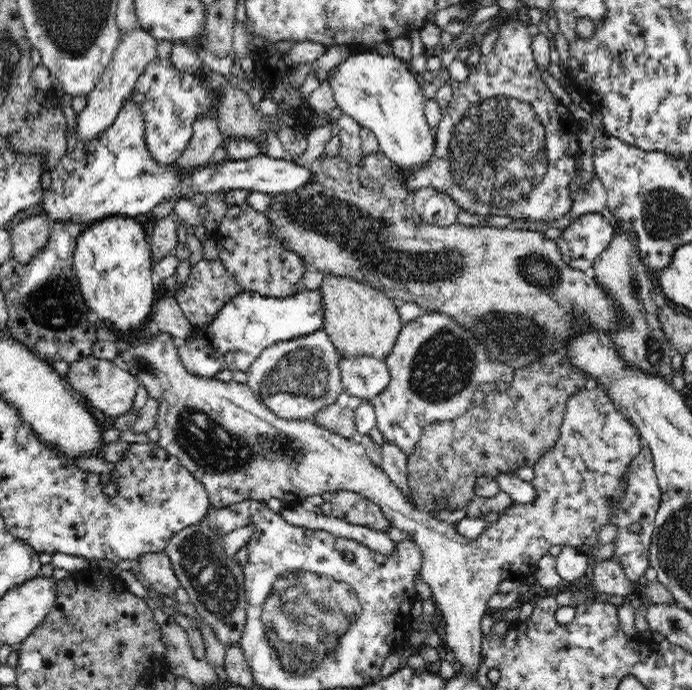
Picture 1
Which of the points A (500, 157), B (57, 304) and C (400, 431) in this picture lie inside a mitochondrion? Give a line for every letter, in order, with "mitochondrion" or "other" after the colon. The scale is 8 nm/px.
A: mitochondrion
B: mitochondrion
C: other

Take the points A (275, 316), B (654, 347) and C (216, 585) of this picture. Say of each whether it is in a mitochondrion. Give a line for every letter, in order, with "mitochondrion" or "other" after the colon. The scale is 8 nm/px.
A: other
B: mitochondrion
C: mitochondrion

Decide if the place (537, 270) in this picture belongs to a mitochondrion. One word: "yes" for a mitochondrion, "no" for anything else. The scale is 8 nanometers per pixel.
yes

